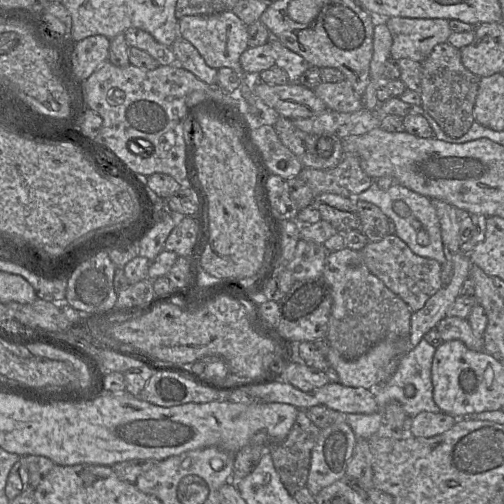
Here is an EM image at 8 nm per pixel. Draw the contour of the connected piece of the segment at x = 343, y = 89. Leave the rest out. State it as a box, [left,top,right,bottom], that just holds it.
[313,79,363,113]

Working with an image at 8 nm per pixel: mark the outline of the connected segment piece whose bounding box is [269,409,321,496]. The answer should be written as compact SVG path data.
M299 409L297 418L287 437L280 442L271 442L269 452L280 480L288 493L294 496L306 486L310 471L311 451L318 439L321 429L307 416L306 410Z

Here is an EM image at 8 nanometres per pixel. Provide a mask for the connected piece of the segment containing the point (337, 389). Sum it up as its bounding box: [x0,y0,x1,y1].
[311,381,378,414]

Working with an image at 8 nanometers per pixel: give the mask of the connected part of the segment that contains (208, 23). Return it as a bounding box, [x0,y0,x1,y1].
[178,11,248,73]

